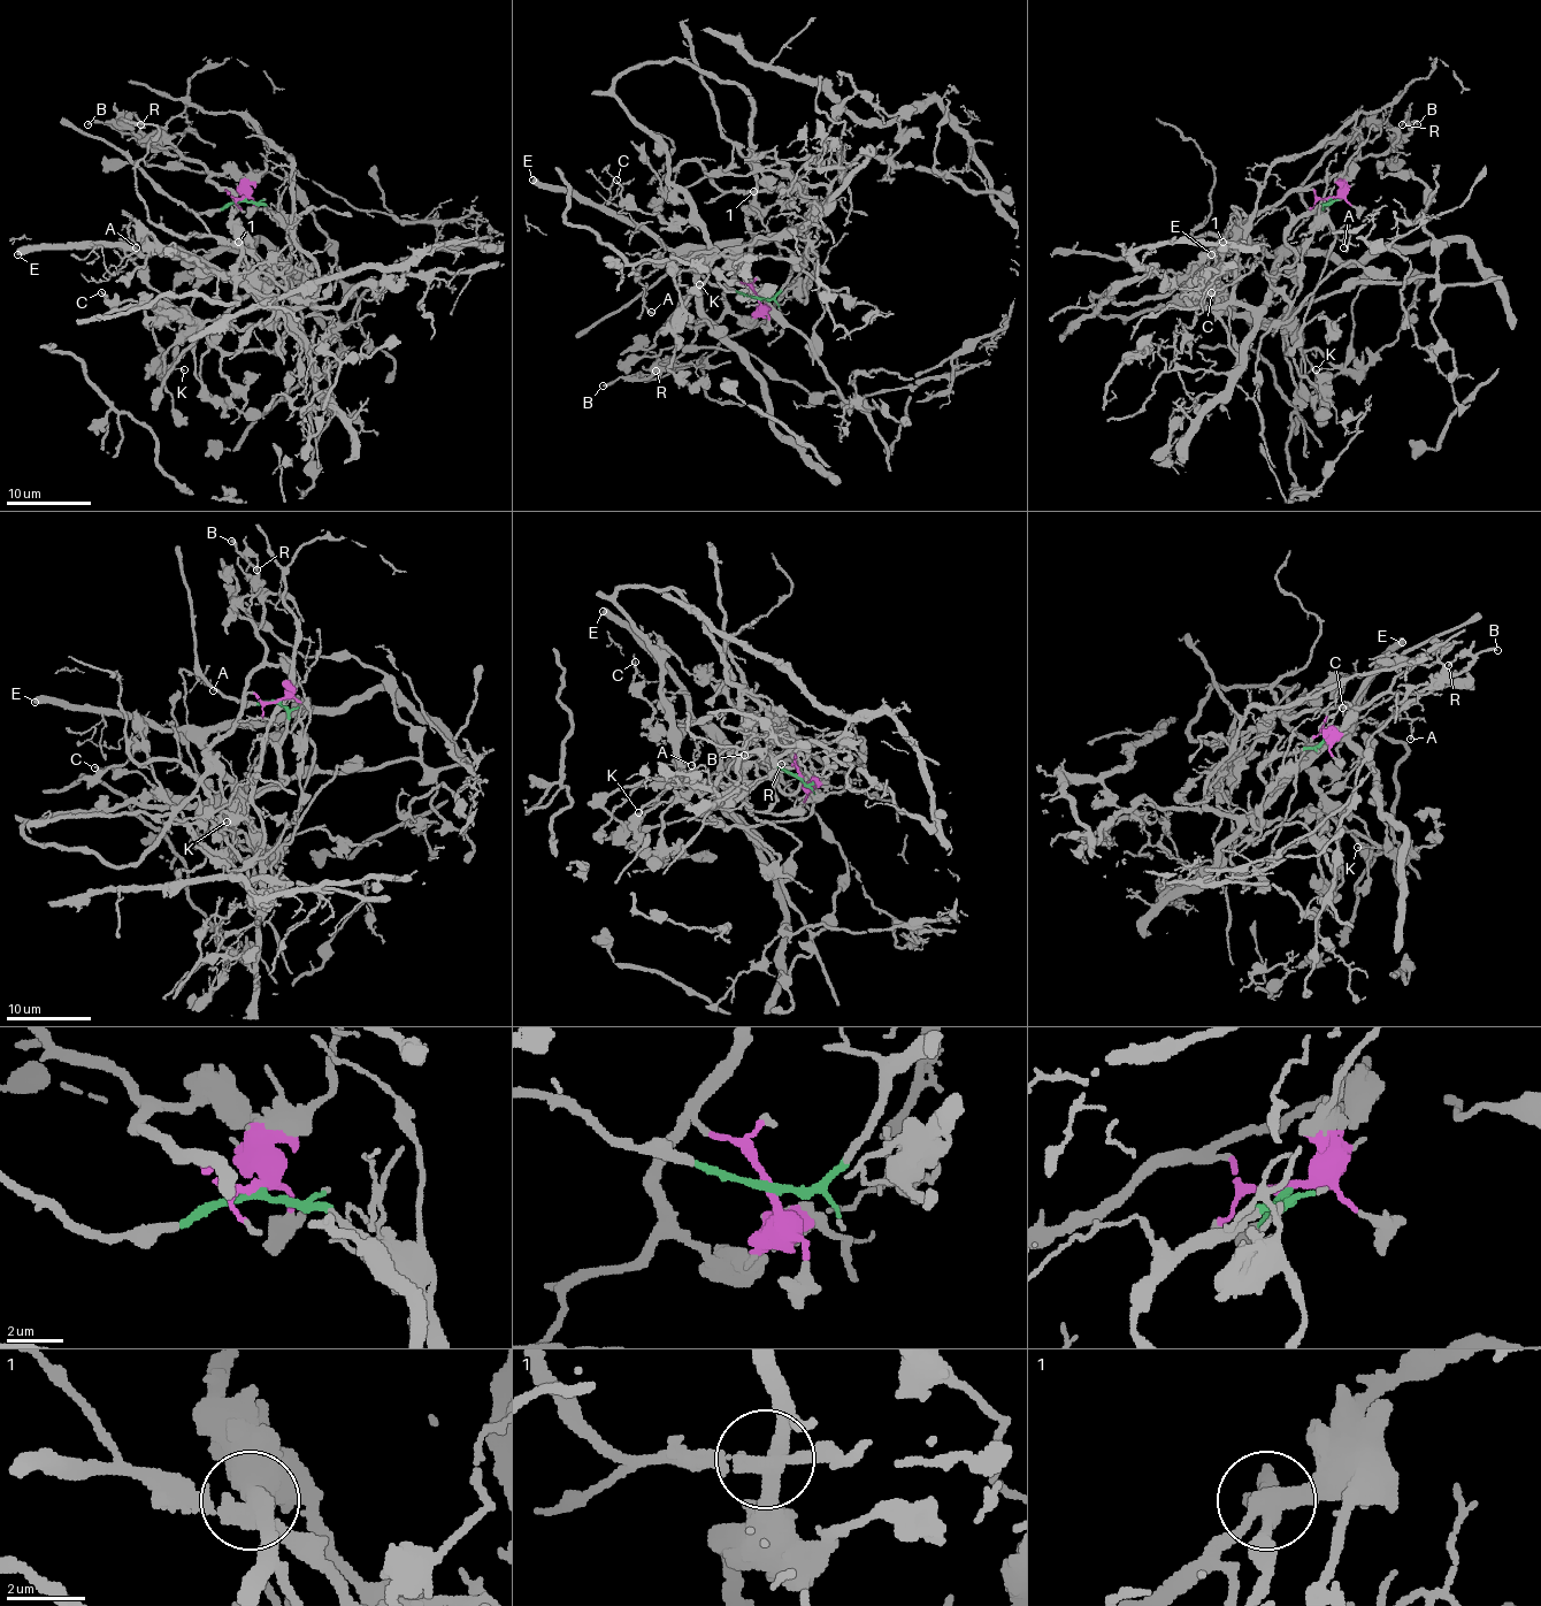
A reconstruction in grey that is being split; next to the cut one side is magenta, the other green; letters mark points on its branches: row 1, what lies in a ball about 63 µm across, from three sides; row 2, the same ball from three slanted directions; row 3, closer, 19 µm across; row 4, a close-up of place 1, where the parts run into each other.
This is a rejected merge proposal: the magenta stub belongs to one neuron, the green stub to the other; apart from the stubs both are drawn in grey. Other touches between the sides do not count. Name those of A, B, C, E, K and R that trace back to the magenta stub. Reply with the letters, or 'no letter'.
B, C, K, R

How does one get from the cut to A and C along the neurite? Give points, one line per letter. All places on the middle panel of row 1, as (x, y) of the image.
A: (758, 298), (772, 298), (804, 253), (802, 266), (771, 237), (682, 245), (639, 281), (644, 304), (652, 313)
C: (758, 298), (736, 276), (741, 86), (629, 68), (614, 97), (690, 215), (642, 213), (616, 180)

